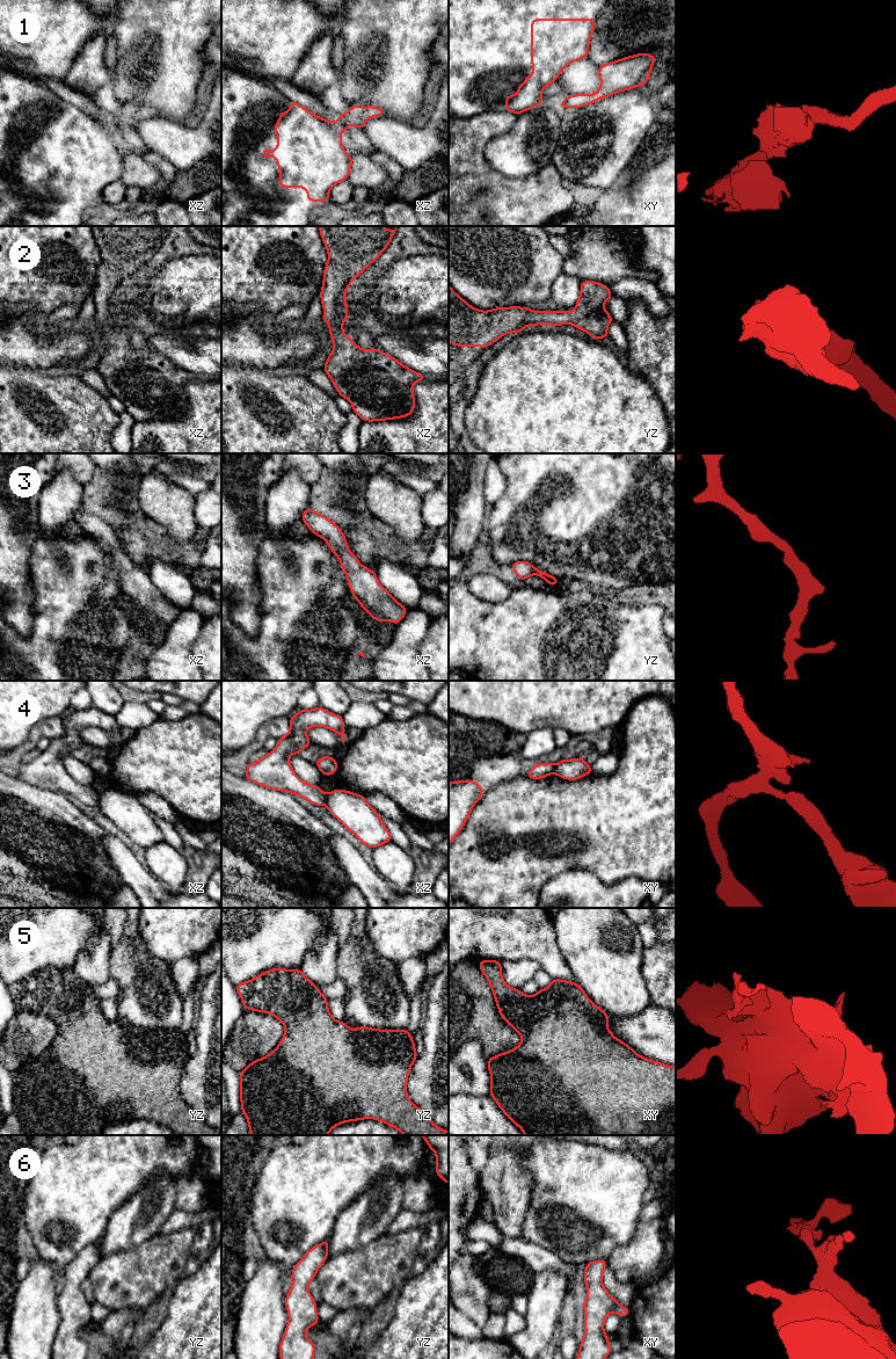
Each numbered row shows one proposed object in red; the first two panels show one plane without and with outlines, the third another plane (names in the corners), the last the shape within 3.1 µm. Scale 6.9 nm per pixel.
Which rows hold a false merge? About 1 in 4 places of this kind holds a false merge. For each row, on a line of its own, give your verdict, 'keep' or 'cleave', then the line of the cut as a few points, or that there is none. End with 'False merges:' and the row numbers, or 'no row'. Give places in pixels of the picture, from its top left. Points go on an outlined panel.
1: keep | no cut
2: keep | no cut
3: keep | no cut
4: cleave | xz (327, 794), (325, 804)
5: keep | no cut
6: keep | no cut
False merges: 4

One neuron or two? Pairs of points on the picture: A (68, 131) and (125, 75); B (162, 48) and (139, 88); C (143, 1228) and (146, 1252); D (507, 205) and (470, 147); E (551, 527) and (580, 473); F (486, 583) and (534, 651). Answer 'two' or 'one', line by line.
A: two
B: one
C: two
D: one
E: one
F: two

